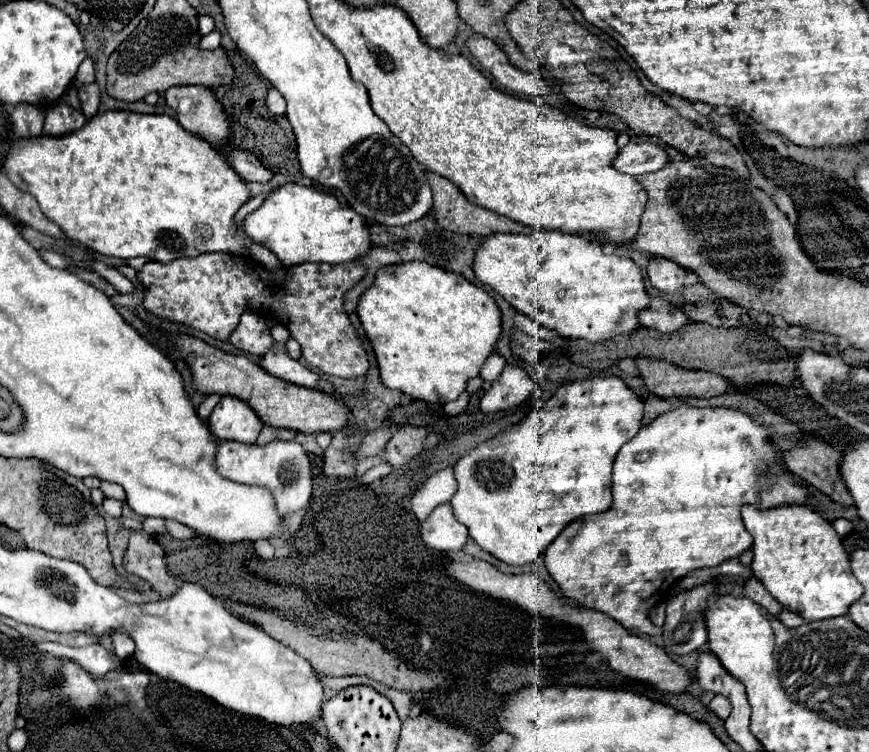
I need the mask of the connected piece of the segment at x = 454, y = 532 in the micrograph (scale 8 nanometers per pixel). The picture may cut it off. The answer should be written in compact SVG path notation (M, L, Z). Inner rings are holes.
M438 505L420 523L422 539L432 549L462 549L468 539L468 529L458 523L450 505Z

